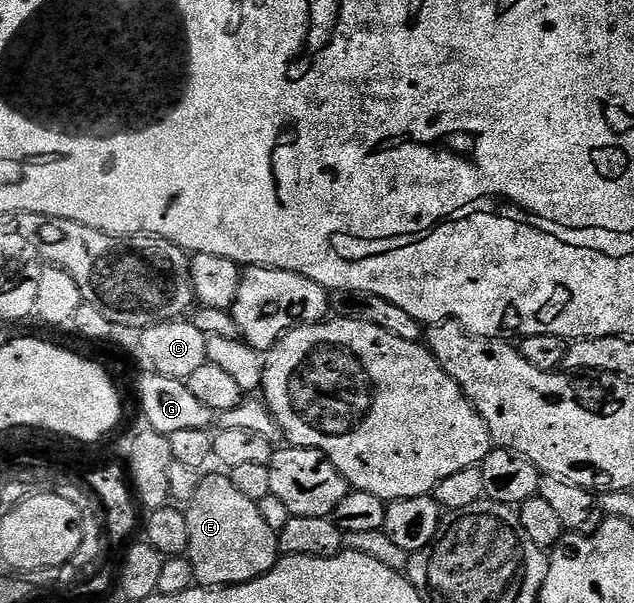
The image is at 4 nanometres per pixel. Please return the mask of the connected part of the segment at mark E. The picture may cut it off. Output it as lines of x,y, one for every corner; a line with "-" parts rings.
225,473
206,474
200,480
200,488
196,488
196,496
185,507
188,520
188,557
194,569
194,580
197,585
239,586
241,582
250,582
254,578
264,576
278,563
278,536
276,531
268,528
264,516
260,516
260,508
256,502
248,500
236,489
236,484

